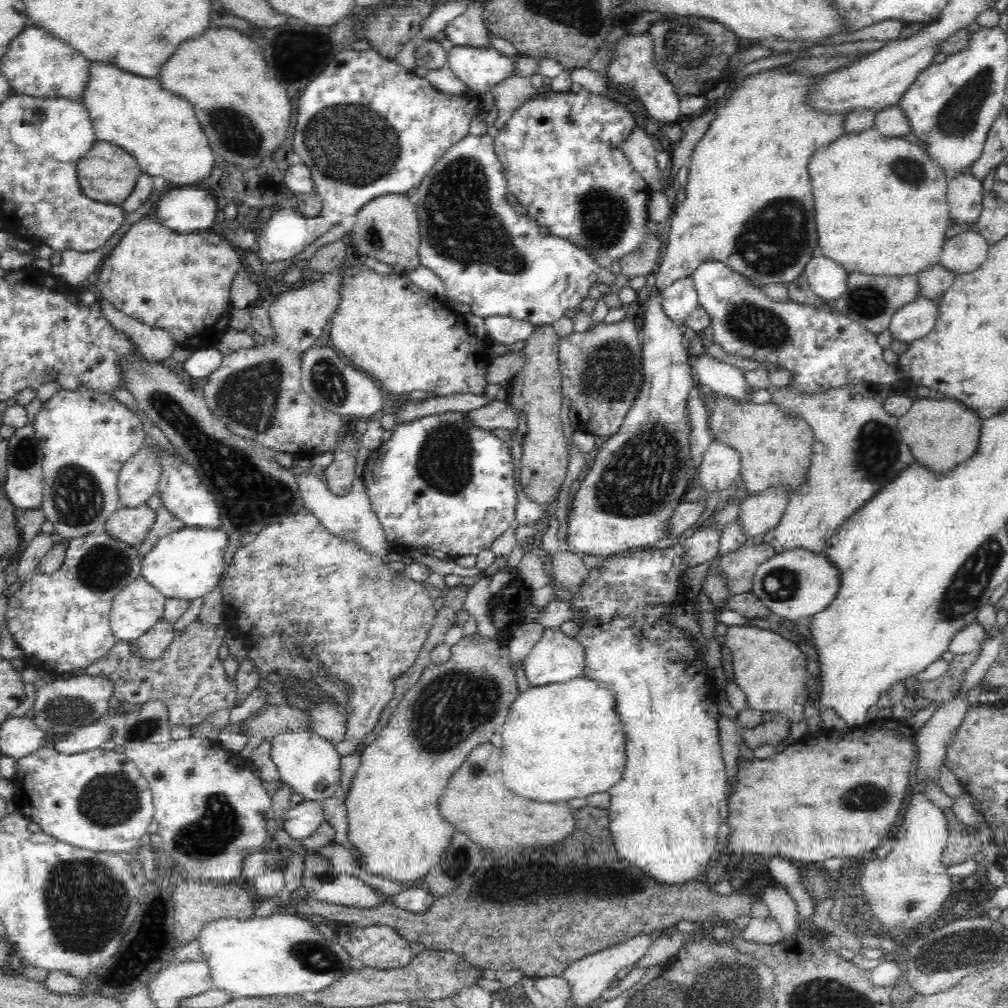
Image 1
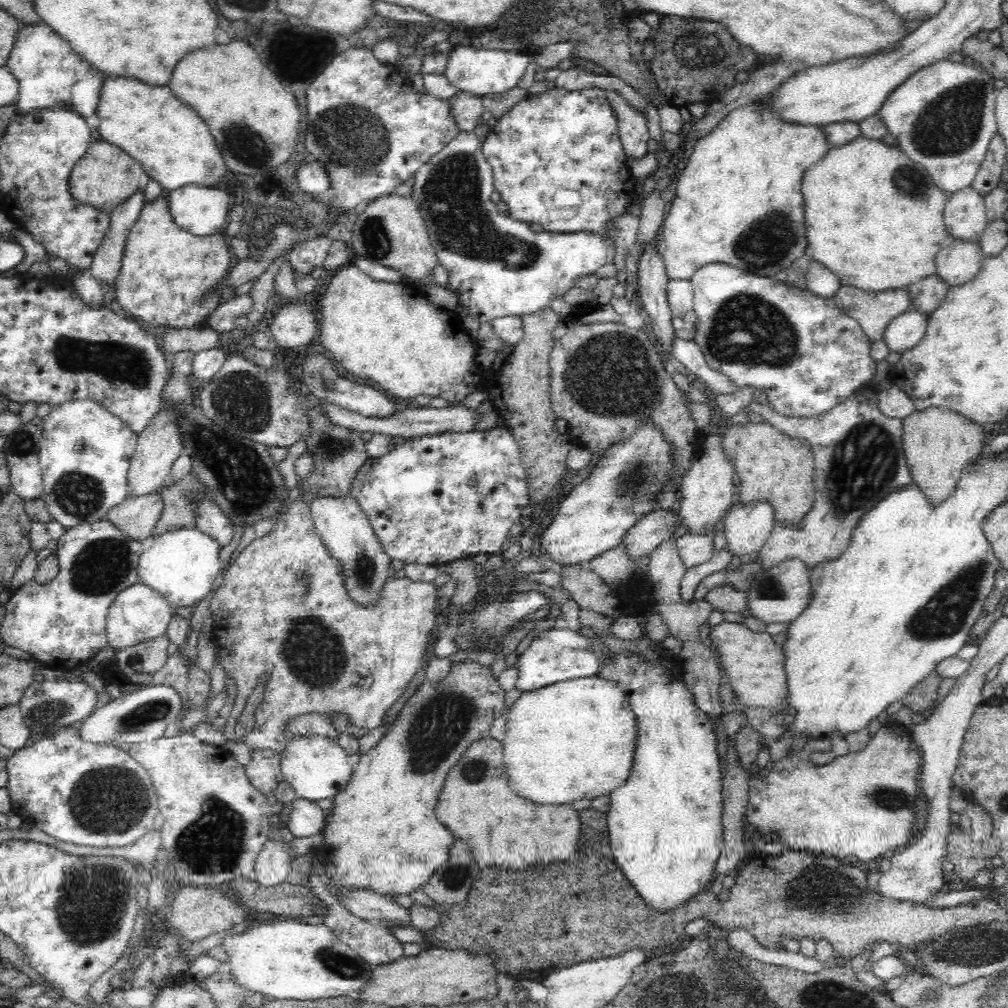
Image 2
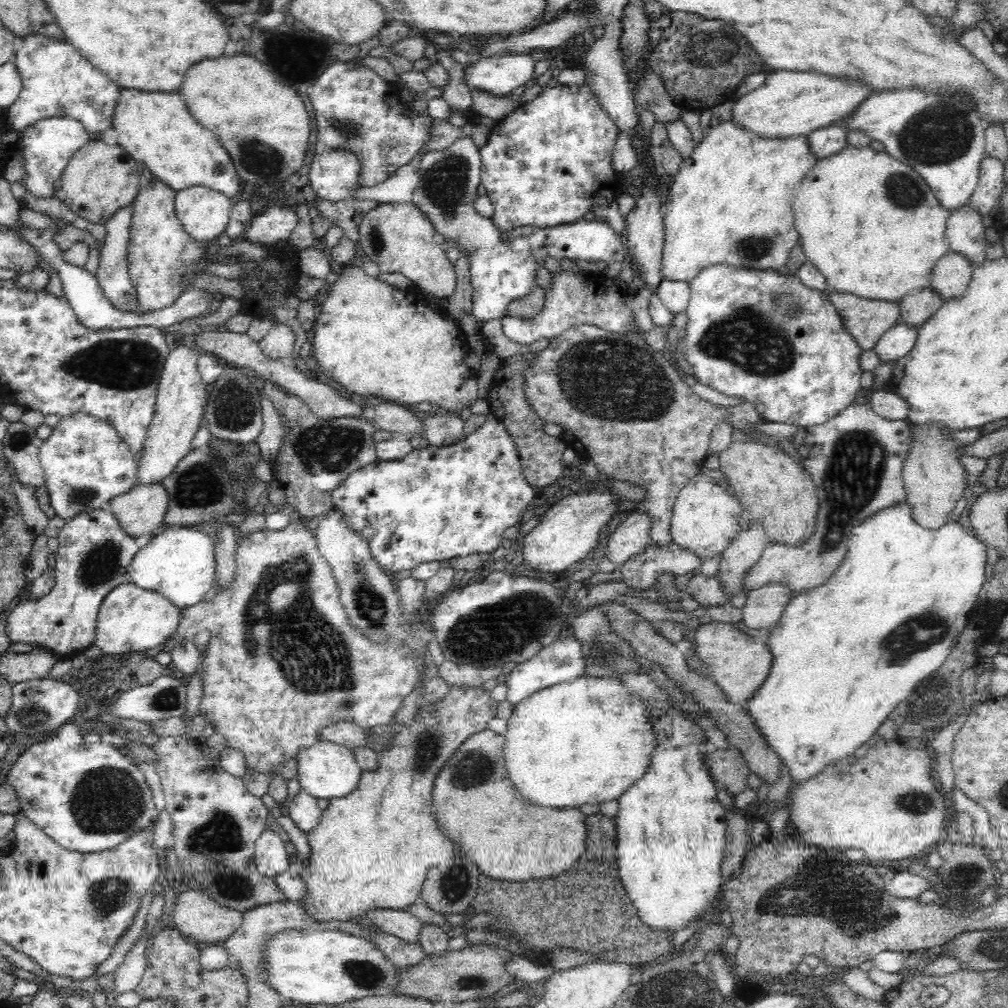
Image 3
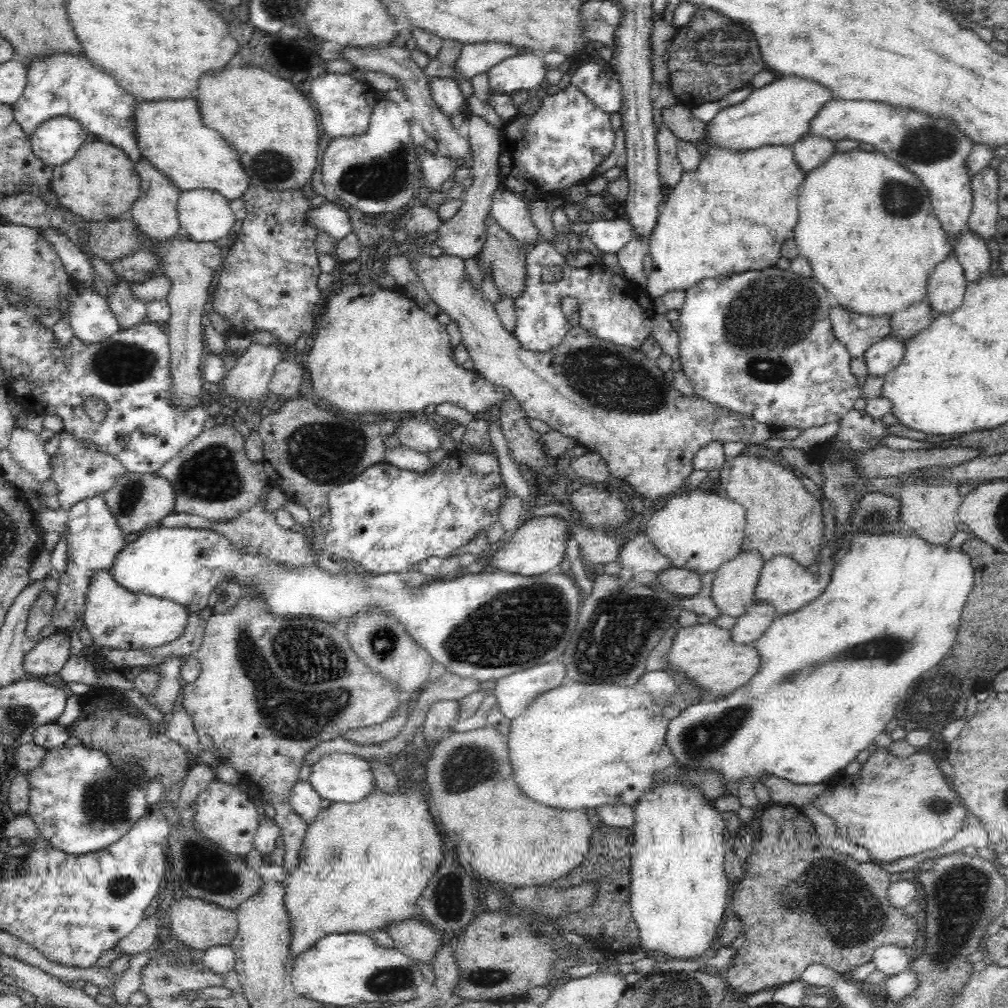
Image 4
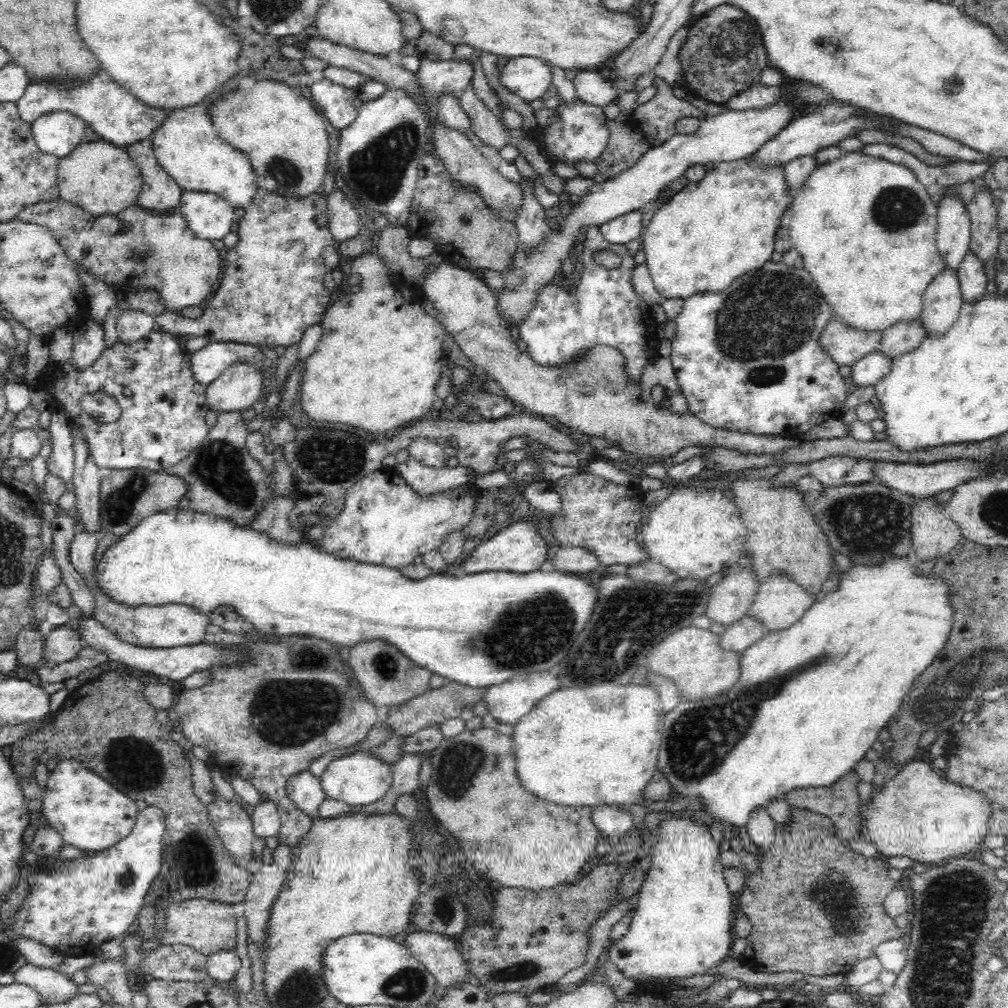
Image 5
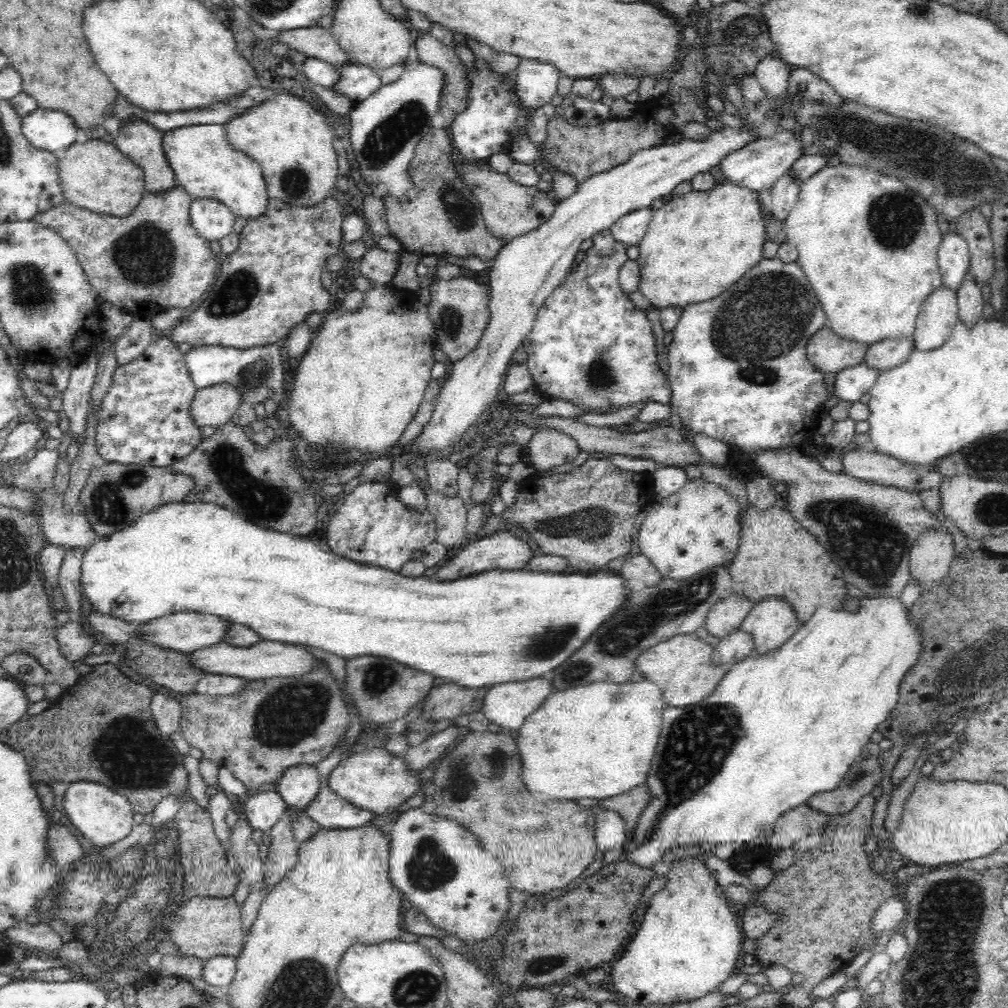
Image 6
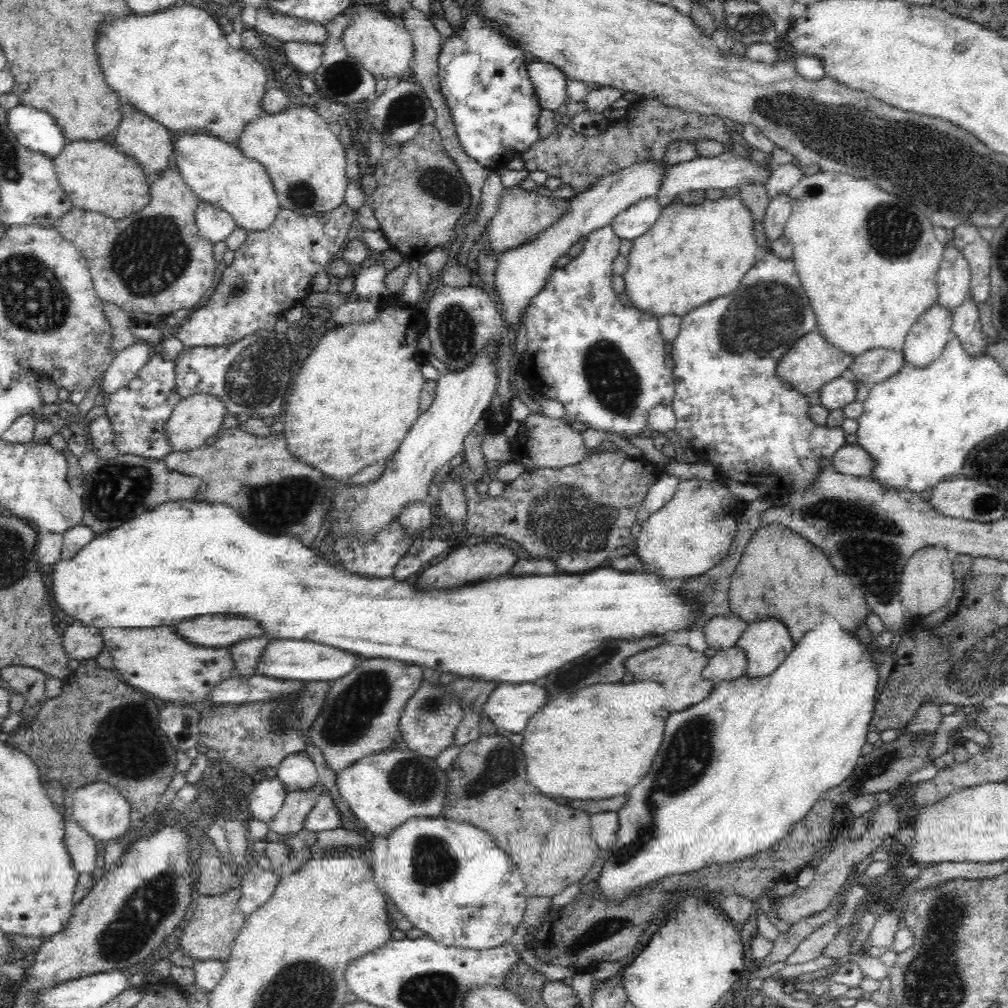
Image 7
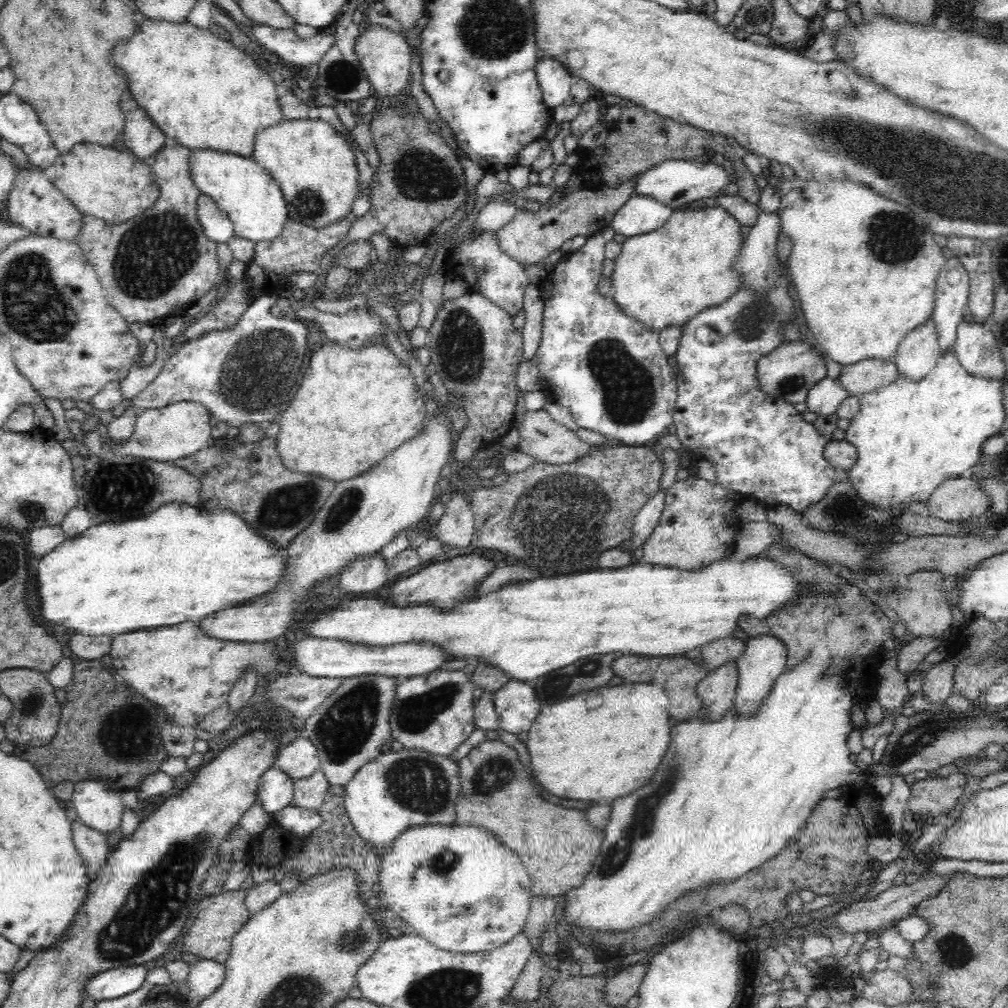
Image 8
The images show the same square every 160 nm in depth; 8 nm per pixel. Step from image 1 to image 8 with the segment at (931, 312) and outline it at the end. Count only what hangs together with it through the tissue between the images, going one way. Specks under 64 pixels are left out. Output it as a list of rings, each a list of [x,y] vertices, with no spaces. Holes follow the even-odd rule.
[[[826,376],[808,390],[806,412],[815,413],[817,416],[835,414],[846,397],[846,389],[838,381]]]

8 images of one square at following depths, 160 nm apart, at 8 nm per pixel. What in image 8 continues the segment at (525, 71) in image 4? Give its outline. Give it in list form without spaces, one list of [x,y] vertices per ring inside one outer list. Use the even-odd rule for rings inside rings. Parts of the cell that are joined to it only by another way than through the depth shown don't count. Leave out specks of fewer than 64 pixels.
[[[550,56],[539,58],[535,66],[543,101],[551,109],[566,104],[570,99],[572,75],[567,68]]]

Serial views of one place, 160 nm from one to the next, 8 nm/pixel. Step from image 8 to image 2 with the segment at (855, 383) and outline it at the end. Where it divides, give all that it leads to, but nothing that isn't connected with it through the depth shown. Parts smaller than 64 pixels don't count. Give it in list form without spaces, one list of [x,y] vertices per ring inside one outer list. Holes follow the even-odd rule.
[[[933,274],[920,283],[910,285],[906,290],[909,294],[909,300],[916,307],[916,311],[928,317],[934,310],[942,306],[942,302],[946,300],[949,292],[949,287],[938,275]]]

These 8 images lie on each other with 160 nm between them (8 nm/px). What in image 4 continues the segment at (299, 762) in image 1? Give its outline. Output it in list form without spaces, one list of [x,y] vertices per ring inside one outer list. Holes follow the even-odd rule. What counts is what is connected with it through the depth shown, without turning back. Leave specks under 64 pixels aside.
[[[334,752],[313,767],[309,782],[323,800],[357,803],[376,788],[372,764],[361,756]]]

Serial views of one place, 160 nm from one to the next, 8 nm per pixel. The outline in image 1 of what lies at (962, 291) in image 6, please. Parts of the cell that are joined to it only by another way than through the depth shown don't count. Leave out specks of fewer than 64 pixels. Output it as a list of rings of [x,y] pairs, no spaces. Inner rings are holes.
[[[971,174],[956,175],[948,178],[947,201],[950,222],[960,226],[975,228],[976,221],[983,209],[982,182]]]

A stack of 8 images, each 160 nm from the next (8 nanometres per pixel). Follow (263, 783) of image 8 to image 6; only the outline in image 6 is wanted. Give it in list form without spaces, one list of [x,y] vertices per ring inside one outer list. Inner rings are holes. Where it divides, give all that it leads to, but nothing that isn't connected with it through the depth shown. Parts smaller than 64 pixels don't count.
[[[277,790],[248,794],[243,798],[243,808],[240,811],[253,830],[270,830],[275,826],[288,806]]]

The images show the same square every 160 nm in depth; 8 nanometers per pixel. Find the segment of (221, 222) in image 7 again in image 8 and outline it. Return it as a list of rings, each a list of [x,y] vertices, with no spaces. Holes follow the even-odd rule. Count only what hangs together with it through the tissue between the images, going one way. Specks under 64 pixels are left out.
[[[207,194],[197,198],[197,215],[206,233],[214,242],[228,242],[234,234],[234,227],[228,215],[224,214]]]

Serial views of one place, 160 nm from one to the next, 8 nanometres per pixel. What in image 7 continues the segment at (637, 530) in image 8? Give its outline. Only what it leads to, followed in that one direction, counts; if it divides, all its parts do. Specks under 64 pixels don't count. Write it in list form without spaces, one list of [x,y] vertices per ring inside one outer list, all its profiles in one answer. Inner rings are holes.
[[[660,472],[656,482],[649,488],[642,506],[638,508],[636,523],[641,526],[651,514],[659,511],[672,498],[680,482],[676,476]]]

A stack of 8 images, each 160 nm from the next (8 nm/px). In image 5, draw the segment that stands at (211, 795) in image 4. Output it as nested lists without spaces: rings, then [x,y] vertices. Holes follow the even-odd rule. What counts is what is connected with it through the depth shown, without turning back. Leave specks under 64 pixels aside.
[[[218,798],[207,806],[210,822],[219,835],[224,848],[232,855],[237,865],[247,865],[253,856],[253,832],[251,817],[236,802]]]

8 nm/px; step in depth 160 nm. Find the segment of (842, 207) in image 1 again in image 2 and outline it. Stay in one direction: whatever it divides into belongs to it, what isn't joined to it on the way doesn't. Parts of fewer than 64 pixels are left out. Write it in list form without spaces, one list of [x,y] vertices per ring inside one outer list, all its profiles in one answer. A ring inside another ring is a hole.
[[[856,137],[841,147],[832,147],[802,178],[806,194],[806,238],[814,261],[837,276],[841,286],[854,286],[870,292],[904,290],[935,274],[935,258],[953,238],[943,221],[949,196],[900,149],[878,139]]]

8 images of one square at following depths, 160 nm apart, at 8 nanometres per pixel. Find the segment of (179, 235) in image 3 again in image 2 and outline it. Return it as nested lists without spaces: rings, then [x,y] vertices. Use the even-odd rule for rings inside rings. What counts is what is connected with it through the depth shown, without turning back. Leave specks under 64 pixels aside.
[[[162,190],[156,198],[142,204],[142,210],[127,236],[121,262],[122,272],[118,274],[118,282],[114,286],[116,300],[126,312],[136,316],[136,320],[144,320],[144,324],[150,322],[161,327],[171,326],[172,329],[196,327],[202,318],[206,320],[206,316],[221,304],[221,296],[211,291],[222,282],[230,268],[228,249],[228,243],[219,233],[199,237],[176,225],[170,214],[167,193]]]

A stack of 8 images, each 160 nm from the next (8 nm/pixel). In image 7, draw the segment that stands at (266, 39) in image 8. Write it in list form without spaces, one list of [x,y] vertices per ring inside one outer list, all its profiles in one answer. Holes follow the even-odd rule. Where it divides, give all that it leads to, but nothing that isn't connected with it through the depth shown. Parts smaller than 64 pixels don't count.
[[[281,42],[278,46],[286,58],[286,64],[298,68],[302,76],[310,76],[319,67],[324,52],[324,43],[314,42]]]

